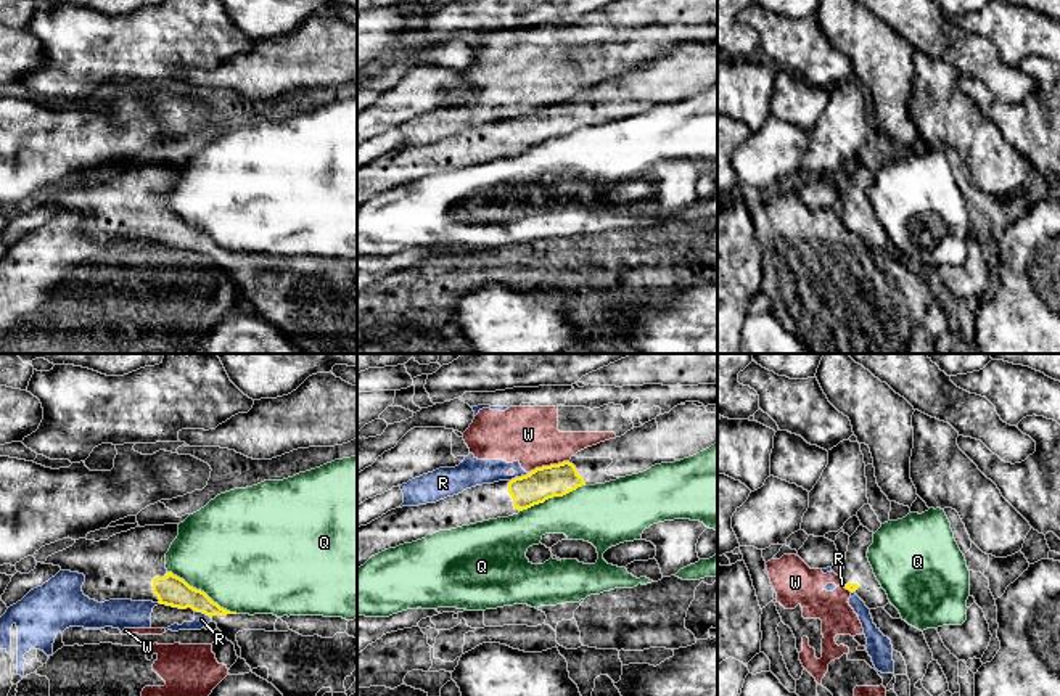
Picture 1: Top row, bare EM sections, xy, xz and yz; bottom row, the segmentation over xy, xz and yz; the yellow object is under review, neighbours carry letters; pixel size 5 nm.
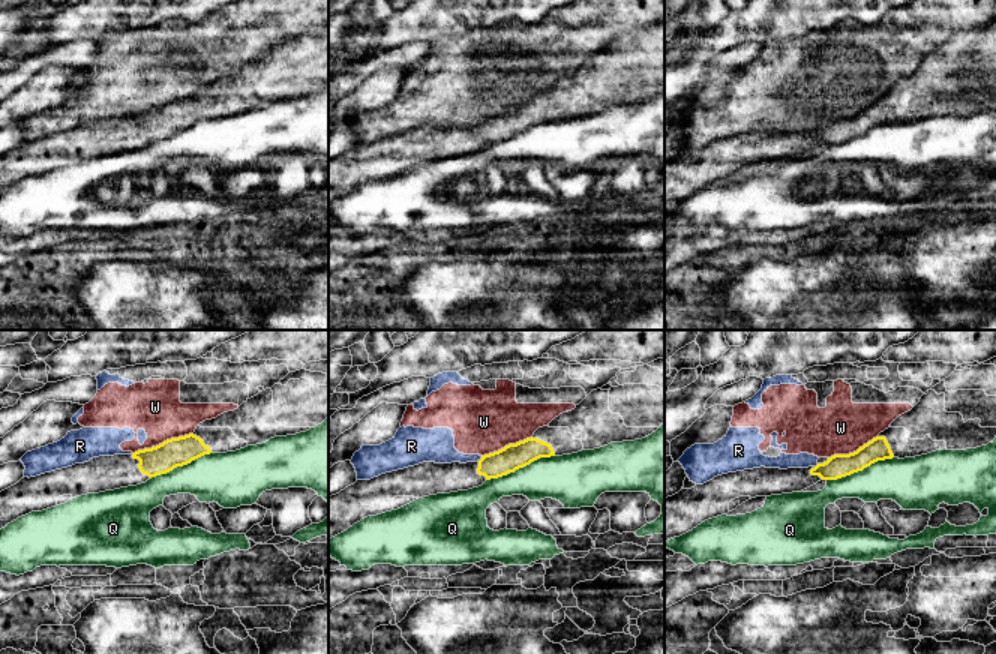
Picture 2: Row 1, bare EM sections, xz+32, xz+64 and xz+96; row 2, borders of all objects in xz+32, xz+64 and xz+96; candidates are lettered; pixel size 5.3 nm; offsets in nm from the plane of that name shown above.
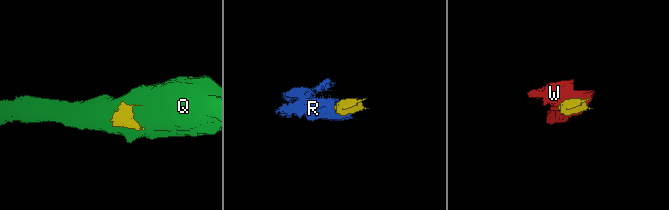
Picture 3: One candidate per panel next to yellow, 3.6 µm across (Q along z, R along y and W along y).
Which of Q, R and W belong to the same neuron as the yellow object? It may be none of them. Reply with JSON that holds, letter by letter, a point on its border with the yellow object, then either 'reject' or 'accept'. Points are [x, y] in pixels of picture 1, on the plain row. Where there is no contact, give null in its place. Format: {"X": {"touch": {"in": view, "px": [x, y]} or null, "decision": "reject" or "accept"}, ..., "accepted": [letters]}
{"Q": {"touch": {"in": "xy", "px": [203, 232]}, "decision": "reject"}, "R": {"touch": {"in": "xz", "px": [520, 118]}, "decision": "reject"}, "W": {"touch": {"in": "xz", "px": [550, 105]}, "decision": "reject"}, "accepted": []}

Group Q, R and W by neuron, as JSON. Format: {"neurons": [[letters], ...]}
{"neurons": [["Q"], ["R", "W"]]}

